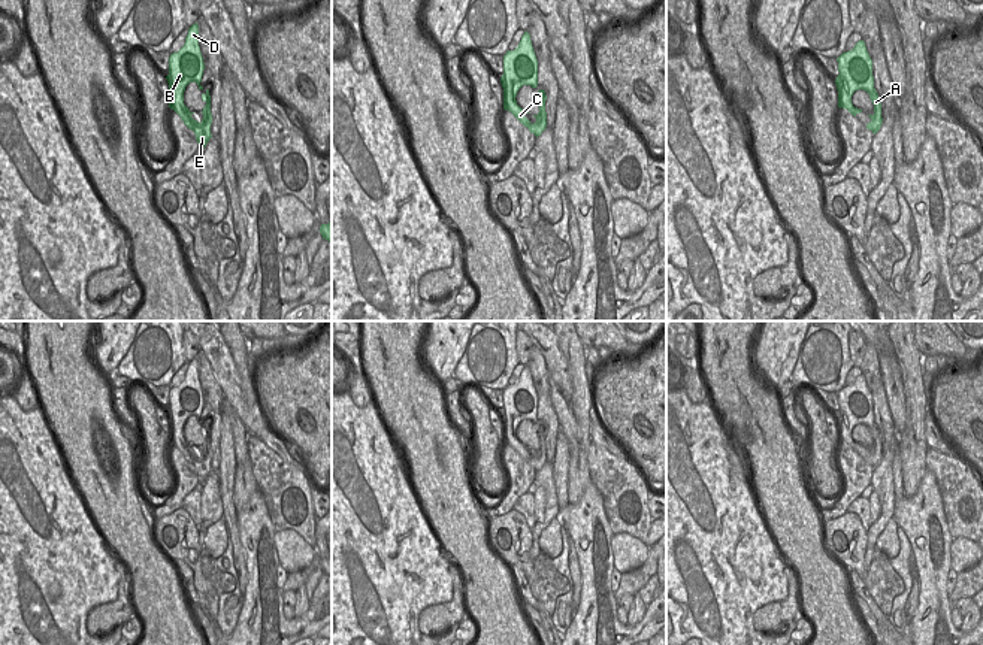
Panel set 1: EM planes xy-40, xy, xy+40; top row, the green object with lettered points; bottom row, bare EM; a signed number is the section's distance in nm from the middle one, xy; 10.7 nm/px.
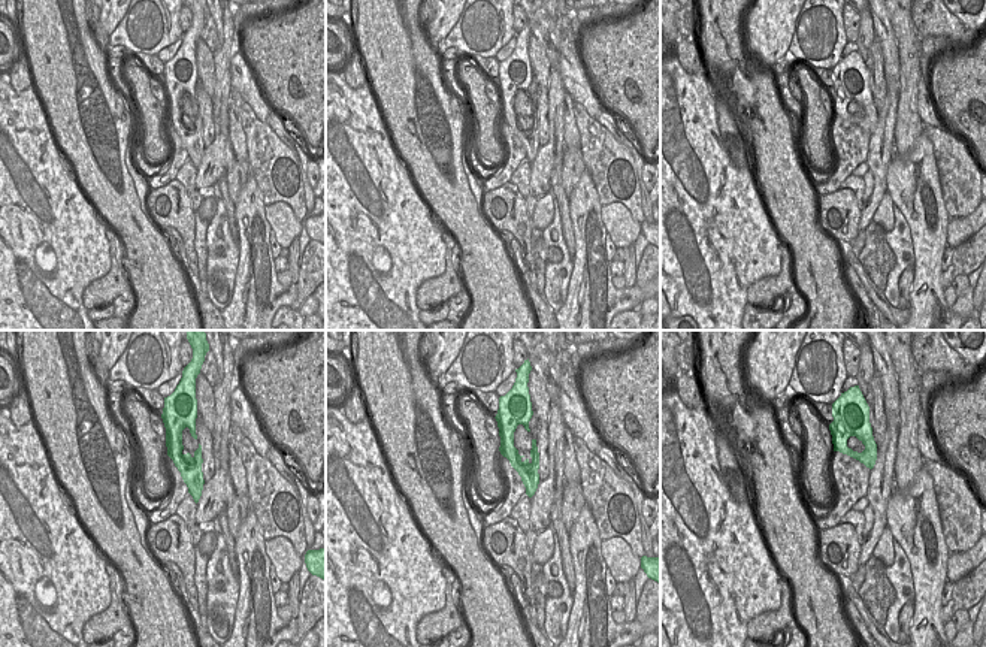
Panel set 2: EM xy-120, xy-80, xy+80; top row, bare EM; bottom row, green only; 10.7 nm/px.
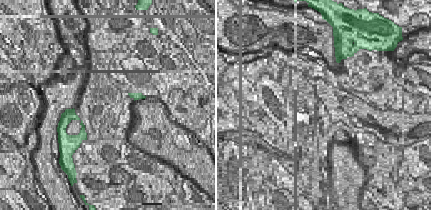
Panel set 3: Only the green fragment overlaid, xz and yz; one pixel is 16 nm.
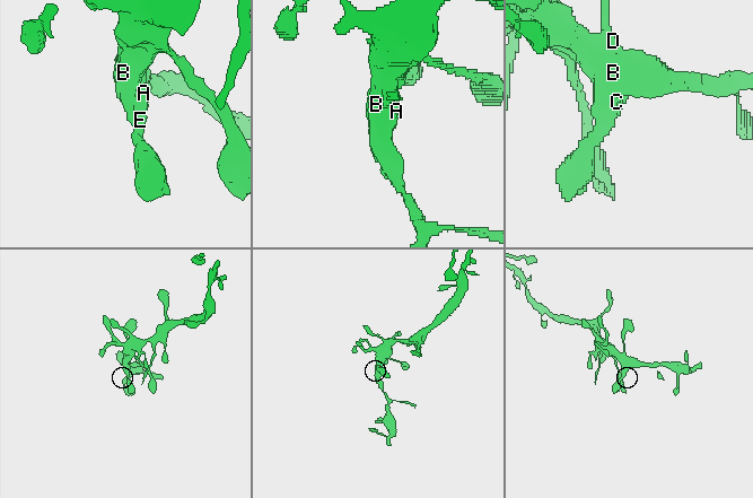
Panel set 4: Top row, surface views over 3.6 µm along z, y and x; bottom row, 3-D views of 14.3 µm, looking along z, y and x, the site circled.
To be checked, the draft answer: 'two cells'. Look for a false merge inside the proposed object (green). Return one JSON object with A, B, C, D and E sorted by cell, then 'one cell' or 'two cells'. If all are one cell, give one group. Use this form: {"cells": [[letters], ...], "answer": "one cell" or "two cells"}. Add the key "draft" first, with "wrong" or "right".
{"draft": "wrong", "cells": [["A", "B", "C", "D", "E"]], "answer": "one cell"}

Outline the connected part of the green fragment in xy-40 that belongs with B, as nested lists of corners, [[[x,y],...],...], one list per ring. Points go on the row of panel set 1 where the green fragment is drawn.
[[[197,22],[188,28],[184,46],[170,54],[169,57],[169,75],[166,76],[169,84],[169,108],[173,109],[184,124],[194,131],[199,148],[205,148],[211,134],[212,113],[211,113],[211,96],[209,90],[202,94],[202,100],[206,103],[202,113],[203,119],[197,122],[191,112],[184,105],[184,91],[190,82],[196,82],[199,90],[205,70],[203,57],[199,46],[199,25]]]

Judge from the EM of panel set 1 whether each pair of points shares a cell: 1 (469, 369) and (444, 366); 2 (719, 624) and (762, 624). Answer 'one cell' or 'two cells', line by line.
1: two cells
2: two cells

